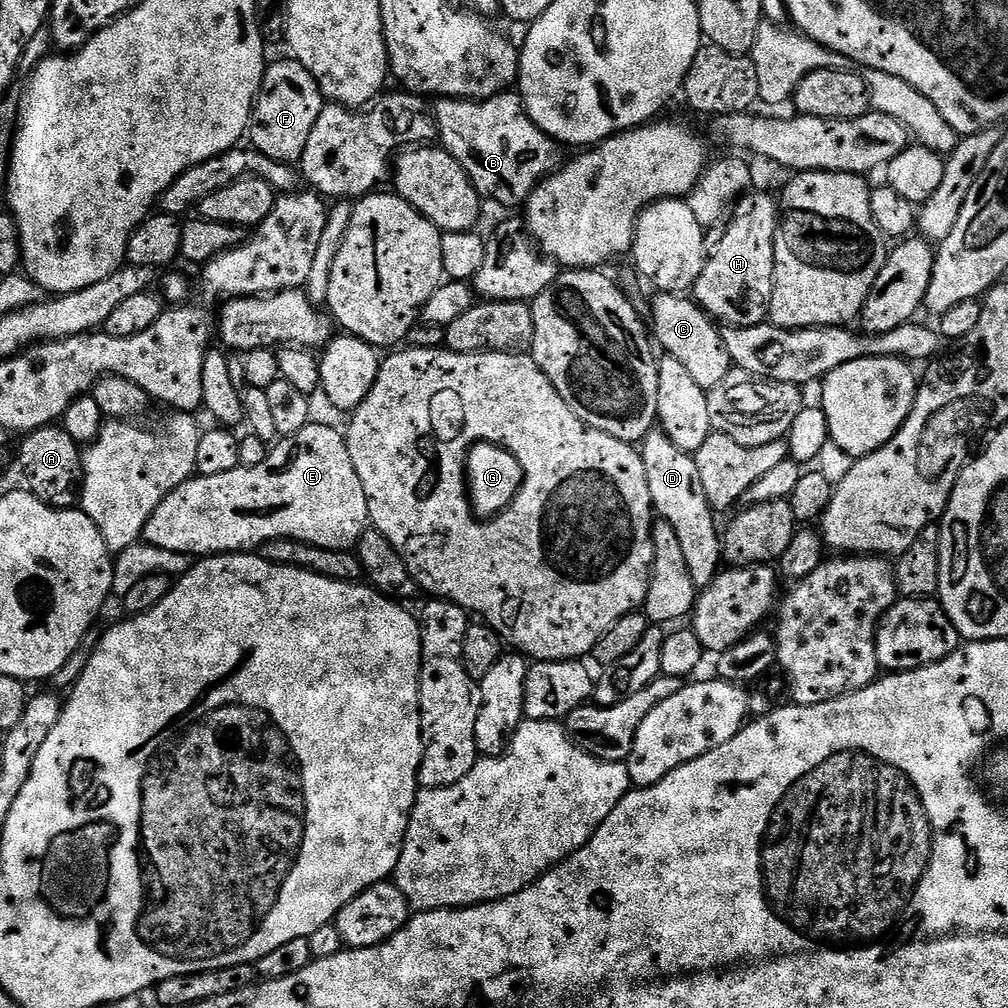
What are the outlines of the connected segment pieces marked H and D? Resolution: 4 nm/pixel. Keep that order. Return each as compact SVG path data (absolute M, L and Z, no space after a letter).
M749 191L734 205L727 221L728 229L720 236L716 249L707 253L702 274L694 289L694 299L713 321L729 328L749 328L768 318L774 274L774 242L780 209L775 195Z
M659 426L646 433L639 454L646 466L646 483L650 486L650 498L655 515L659 519L661 516L668 523L668 528L676 539L673 540L675 548L684 553L686 567L690 569L690 578L694 578L694 586L698 590L708 588L710 582L714 582L714 578L722 571L722 532L719 527L716 529L717 513L706 498L706 490L702 490L702 474L698 474L698 462L695 455L678 450L678 446L670 442L670 438Z

